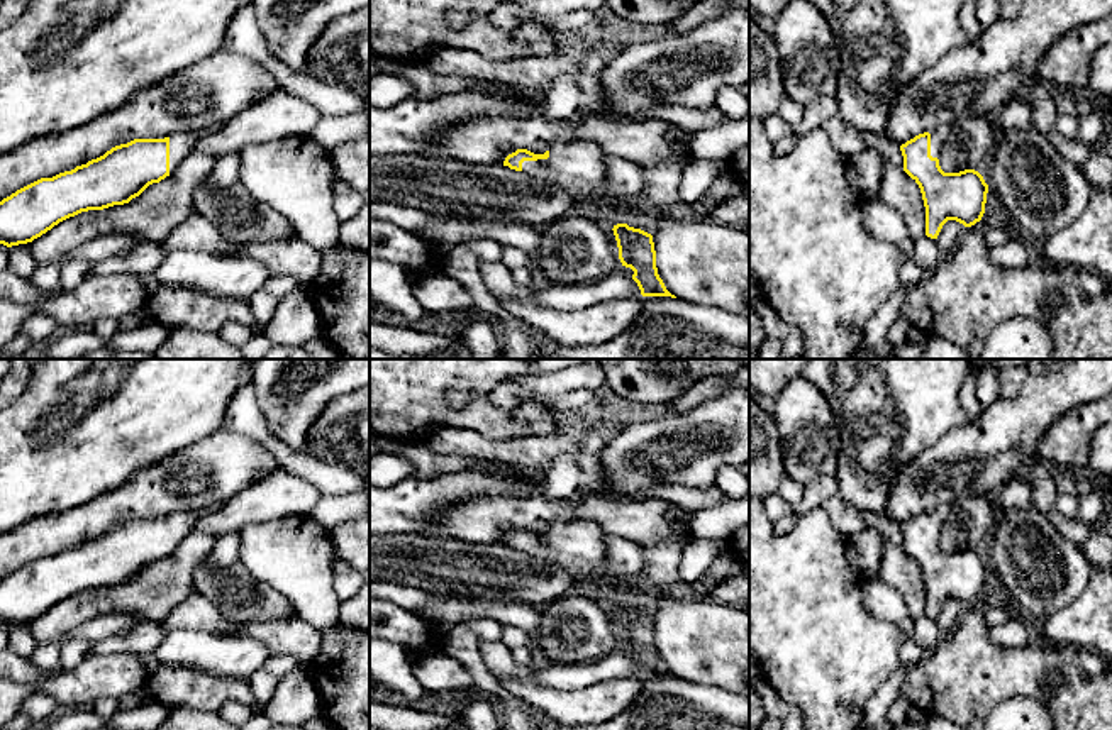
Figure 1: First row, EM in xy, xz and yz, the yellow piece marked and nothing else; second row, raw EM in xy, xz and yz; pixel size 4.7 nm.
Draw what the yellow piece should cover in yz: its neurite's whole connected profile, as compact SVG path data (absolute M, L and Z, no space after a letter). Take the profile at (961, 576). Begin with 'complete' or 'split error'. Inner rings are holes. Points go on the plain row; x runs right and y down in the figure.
split error; M949 505L915 515L900 525L904 550L919 564L926 586L926 615L937 618L948 600L971 606L985 593L988 564L975 549L944 552L939 535Z

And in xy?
split error; M212 505L195 512L176 512L164 518L134 518L107 530L103 535L53 557L41 557L0 581L0 623L12 627L32 622L59 601L88 589L103 589L129 583L149 564L170 556L193 532L203 513L215 512Z

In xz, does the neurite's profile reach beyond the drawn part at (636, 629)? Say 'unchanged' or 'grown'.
grown

